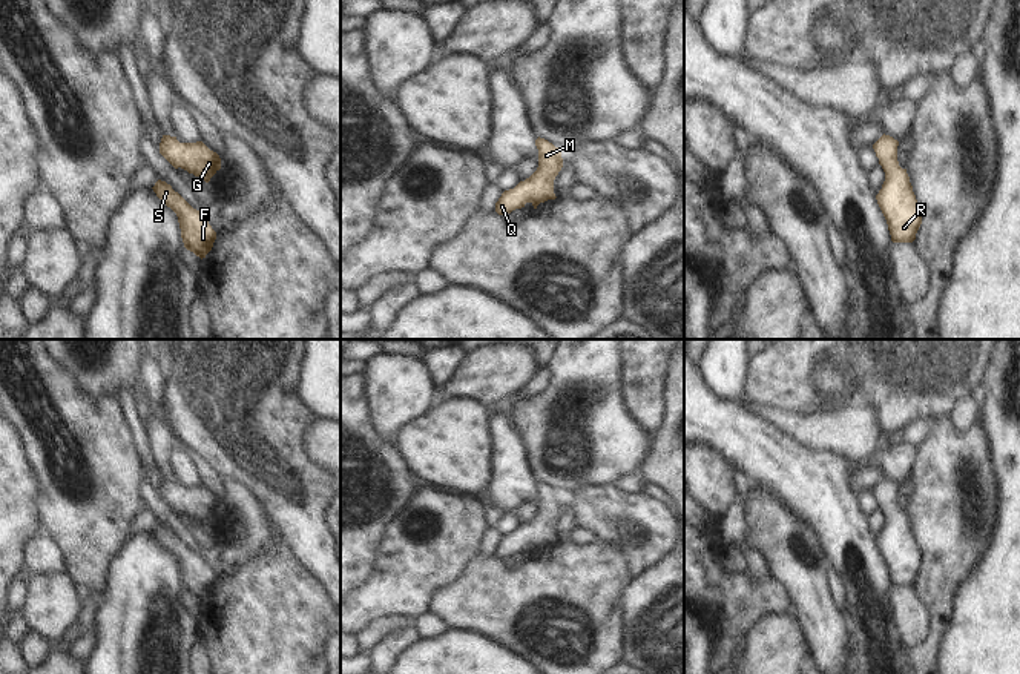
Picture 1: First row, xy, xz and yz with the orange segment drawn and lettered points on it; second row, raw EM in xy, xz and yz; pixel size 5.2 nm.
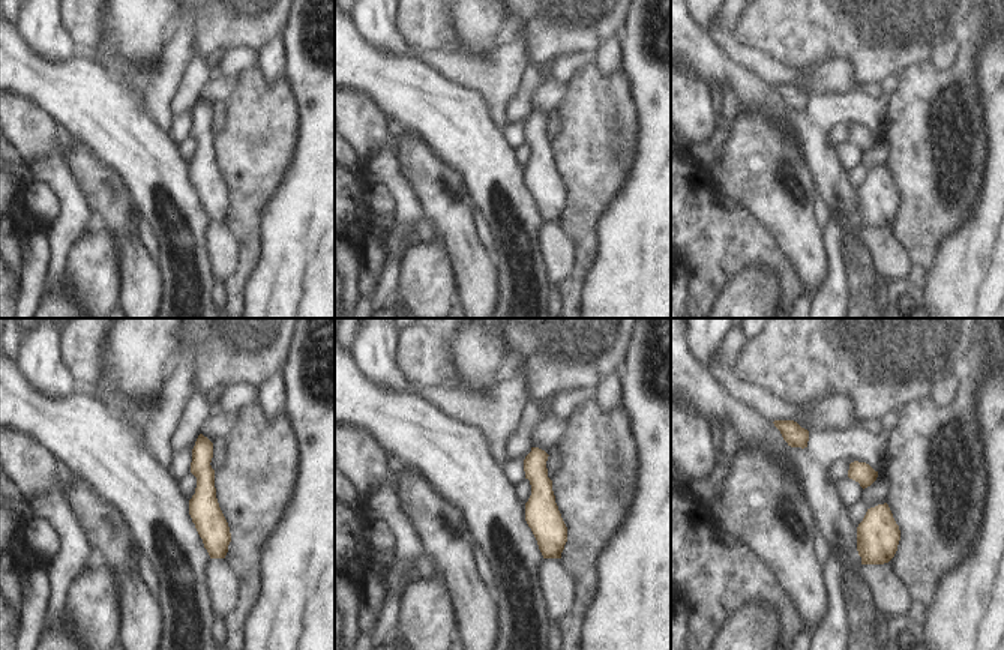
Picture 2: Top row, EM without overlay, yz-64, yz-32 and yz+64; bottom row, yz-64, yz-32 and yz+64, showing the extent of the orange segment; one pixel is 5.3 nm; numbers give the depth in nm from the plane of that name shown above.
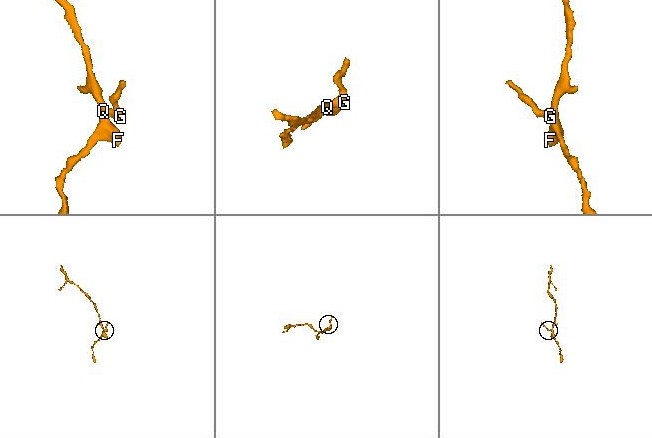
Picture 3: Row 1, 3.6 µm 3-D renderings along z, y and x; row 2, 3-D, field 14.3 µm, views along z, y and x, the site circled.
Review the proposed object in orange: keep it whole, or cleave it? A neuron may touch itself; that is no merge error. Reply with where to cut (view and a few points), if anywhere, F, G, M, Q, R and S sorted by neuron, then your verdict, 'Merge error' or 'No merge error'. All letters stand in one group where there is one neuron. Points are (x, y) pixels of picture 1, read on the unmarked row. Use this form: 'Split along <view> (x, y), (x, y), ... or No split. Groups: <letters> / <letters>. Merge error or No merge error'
No split. Groups: F G M Q R S. No merge error

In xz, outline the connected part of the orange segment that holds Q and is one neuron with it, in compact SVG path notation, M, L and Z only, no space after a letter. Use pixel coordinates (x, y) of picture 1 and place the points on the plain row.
M540 481L535 484L535 490L538 493L537 514L514 533L502 537L495 547L498 559L522 553L526 547L531 547L537 553L540 547L557 542L554 537L554 524L563 511L561 494Z

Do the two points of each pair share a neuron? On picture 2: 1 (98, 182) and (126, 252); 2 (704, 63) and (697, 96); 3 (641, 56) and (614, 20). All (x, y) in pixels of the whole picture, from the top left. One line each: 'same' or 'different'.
1: same
2: different
3: different

